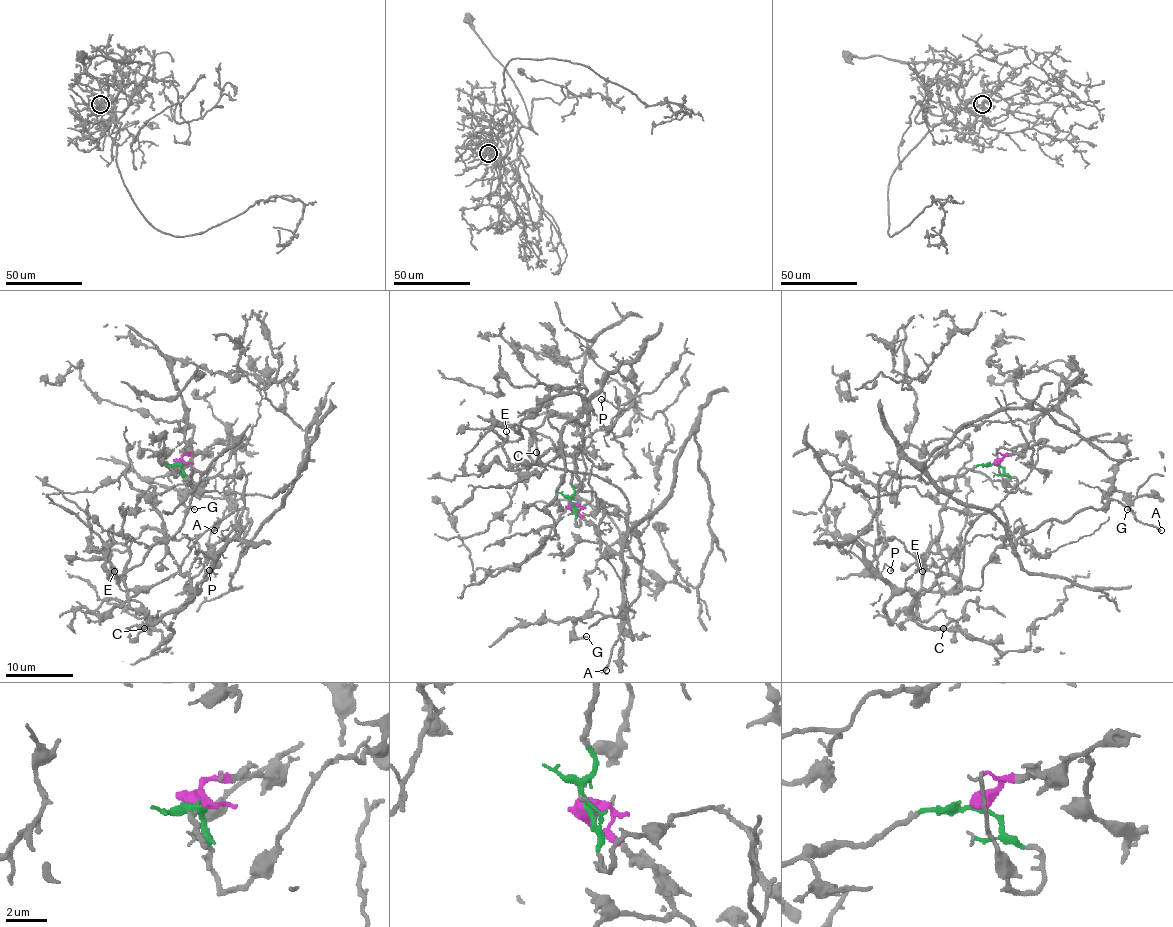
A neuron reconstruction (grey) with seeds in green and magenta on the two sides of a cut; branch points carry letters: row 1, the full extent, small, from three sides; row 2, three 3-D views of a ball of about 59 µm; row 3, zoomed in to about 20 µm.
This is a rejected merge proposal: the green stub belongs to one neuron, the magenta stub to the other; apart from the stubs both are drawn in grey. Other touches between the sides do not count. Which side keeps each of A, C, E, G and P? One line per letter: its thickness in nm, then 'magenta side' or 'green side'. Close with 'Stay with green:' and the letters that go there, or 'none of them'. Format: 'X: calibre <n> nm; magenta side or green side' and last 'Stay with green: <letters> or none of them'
A: calibre 240 nm; magenta side
C: calibre 90 nm; green side
E: calibre 170 nm; magenta side
G: calibre 240 nm; magenta side
P: calibre 130 nm; green side
Stay with green: C, P

